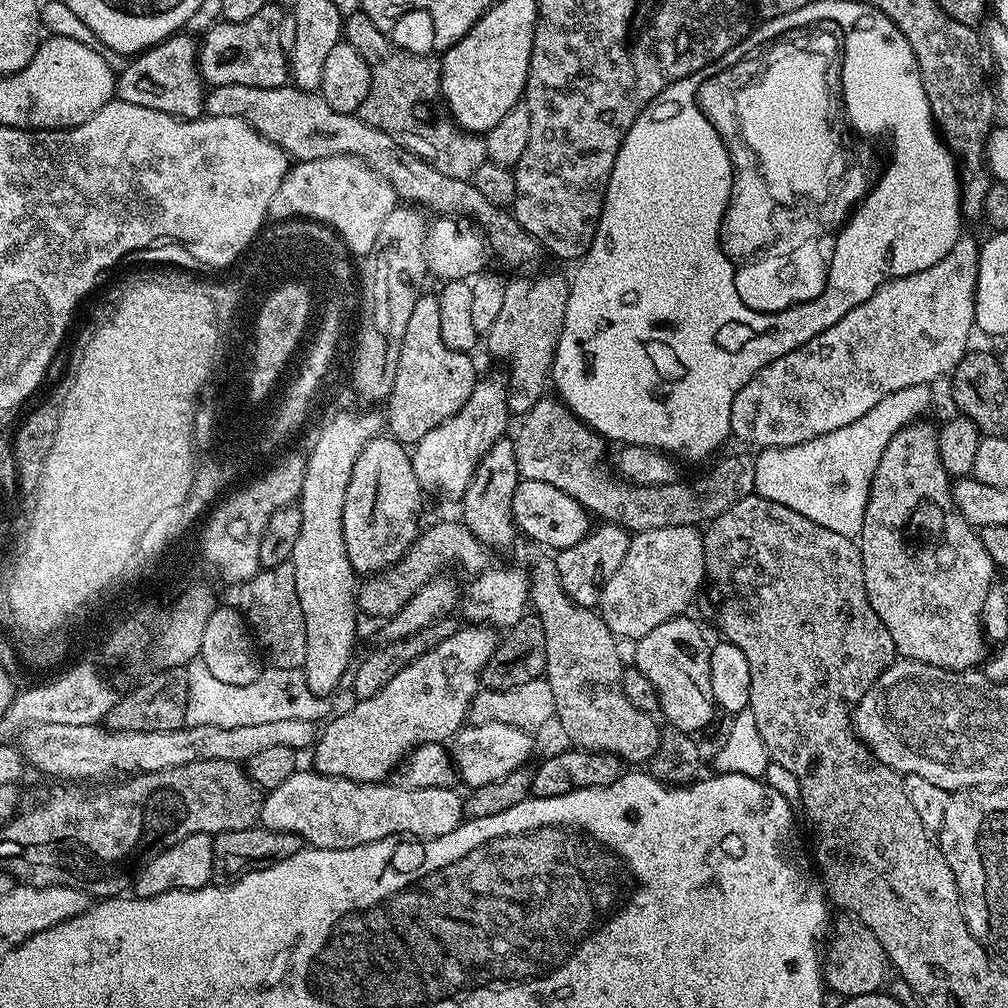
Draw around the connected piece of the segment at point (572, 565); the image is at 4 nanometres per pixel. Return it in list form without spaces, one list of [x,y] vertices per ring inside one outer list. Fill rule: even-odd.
[[[600,522],[597,525],[597,528],[595,525],[577,544],[559,549],[554,556],[562,590],[579,608],[595,609],[599,605],[606,582],[610,582],[614,570],[622,566],[622,558],[626,558],[628,549],[630,533],[627,528],[607,522]]]

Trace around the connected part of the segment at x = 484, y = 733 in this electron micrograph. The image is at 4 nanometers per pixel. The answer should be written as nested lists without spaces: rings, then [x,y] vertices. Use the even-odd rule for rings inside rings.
[[[486,722],[485,724],[469,723],[456,733],[450,744],[452,763],[456,765],[459,779],[468,786],[489,784],[506,778],[506,774],[514,774],[514,770],[525,767],[532,756],[531,731],[515,728],[502,722]]]

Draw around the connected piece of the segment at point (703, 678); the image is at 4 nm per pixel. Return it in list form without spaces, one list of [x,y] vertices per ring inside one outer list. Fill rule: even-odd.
[[[687,615],[675,616],[672,620],[662,622],[662,626],[654,626],[650,634],[635,641],[634,667],[650,678],[650,686],[654,686],[658,694],[659,715],[665,716],[675,731],[700,734],[718,715],[714,690],[710,690],[712,649],[703,630],[688,619]]]

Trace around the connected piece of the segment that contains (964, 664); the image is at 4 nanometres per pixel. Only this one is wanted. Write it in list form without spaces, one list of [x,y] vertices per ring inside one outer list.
[[[924,423],[908,424],[890,440],[872,479],[858,537],[866,594],[903,659],[966,672],[975,669],[986,656],[981,616],[998,569],[980,541],[979,531],[966,522],[961,512],[950,510],[950,477],[938,454],[940,438],[935,427]]]

